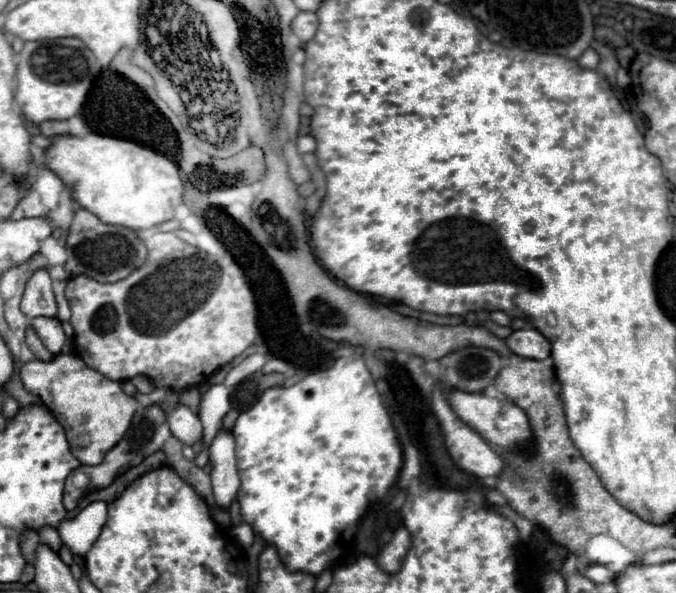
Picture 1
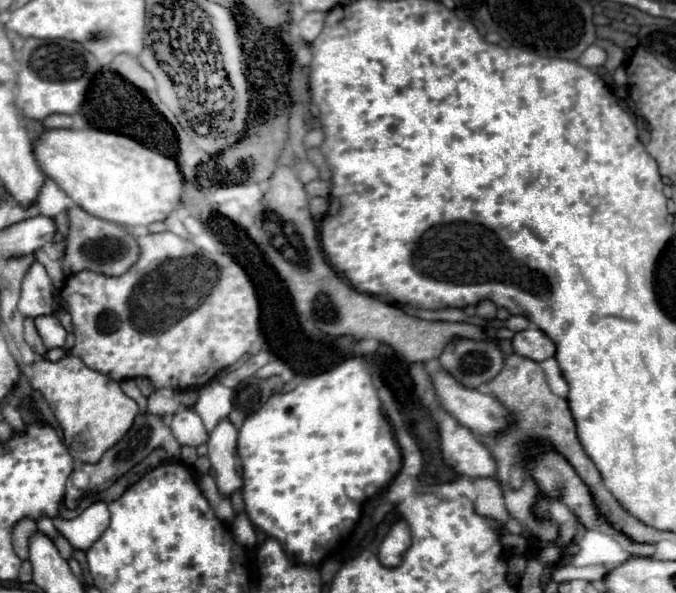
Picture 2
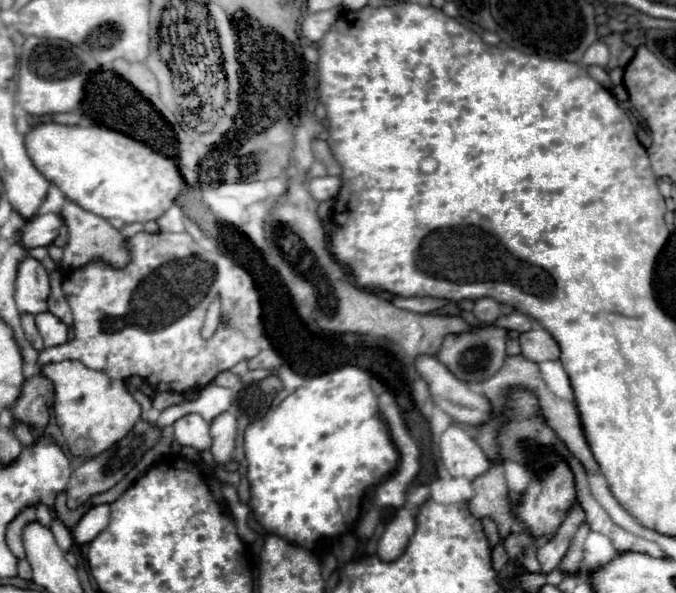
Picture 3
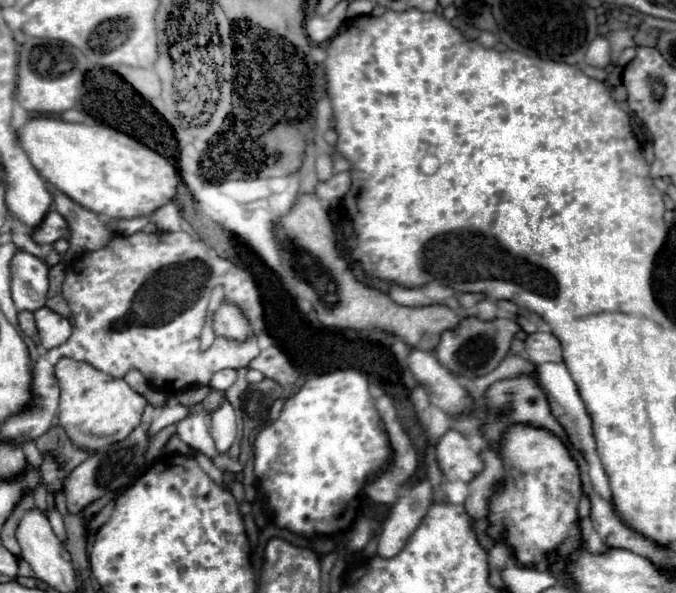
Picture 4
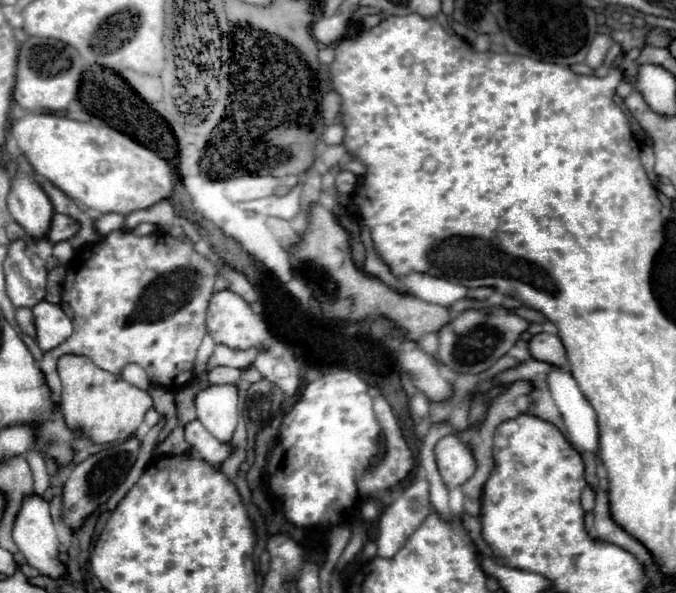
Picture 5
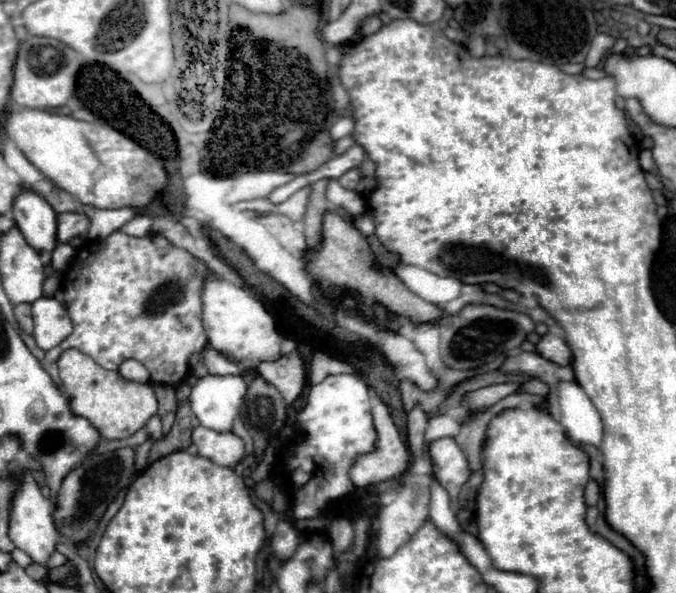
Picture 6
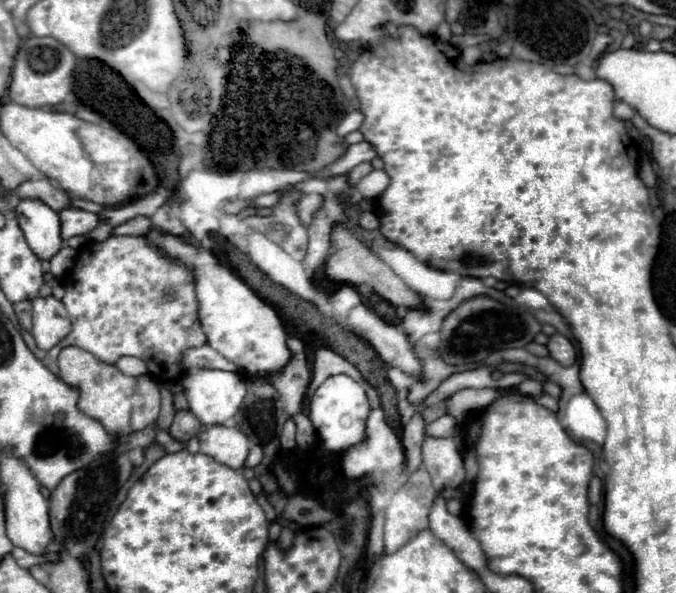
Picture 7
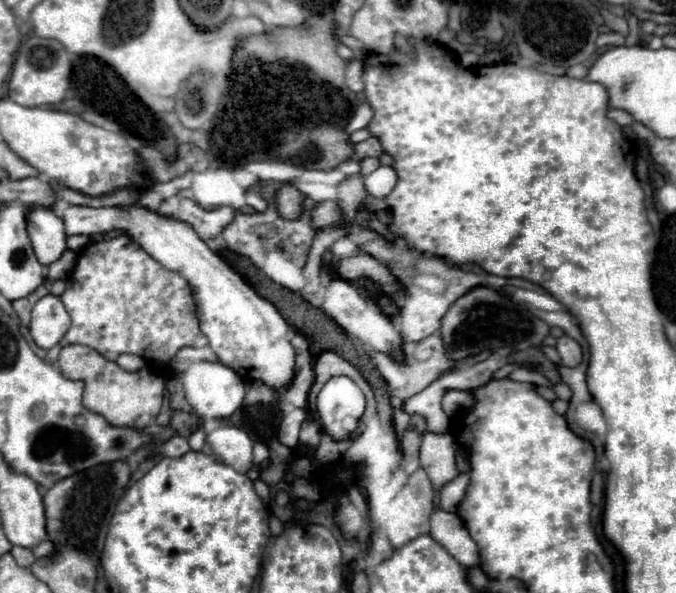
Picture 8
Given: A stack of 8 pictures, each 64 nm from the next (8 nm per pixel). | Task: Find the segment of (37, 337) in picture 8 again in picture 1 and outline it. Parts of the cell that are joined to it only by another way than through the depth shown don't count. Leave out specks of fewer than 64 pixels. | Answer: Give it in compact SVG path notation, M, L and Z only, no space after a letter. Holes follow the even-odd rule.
M34 318L32 320L32 328L36 330L36 334L40 336L40 340L44 342L44 346L52 352L52 354L60 354L62 346L64 346L64 330L58 318Z

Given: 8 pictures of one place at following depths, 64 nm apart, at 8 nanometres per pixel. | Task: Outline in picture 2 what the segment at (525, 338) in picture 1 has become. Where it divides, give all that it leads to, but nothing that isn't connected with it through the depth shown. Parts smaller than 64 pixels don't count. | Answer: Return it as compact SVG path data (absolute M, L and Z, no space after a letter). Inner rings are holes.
M528 328L528 330L518 332L512 338L512 346L514 346L516 354L530 358L530 360L536 360L536 362L542 362L542 360L556 356L554 342L540 328Z

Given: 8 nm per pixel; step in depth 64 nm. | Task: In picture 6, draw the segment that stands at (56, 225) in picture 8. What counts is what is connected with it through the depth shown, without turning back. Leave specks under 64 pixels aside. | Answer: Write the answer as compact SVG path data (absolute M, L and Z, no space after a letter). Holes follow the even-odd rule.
M24 188L14 200L12 214L26 242L36 252L52 252L58 246L56 212L42 196L36 196L36 192L28 192Z

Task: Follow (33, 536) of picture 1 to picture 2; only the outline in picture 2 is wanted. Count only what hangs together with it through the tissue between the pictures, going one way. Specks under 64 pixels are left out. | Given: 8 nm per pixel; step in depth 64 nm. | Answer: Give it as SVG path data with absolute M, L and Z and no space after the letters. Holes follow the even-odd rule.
M24 518L12 528L14 552L22 560L28 558L28 538L32 536L32 532L36 532L36 520L34 518Z

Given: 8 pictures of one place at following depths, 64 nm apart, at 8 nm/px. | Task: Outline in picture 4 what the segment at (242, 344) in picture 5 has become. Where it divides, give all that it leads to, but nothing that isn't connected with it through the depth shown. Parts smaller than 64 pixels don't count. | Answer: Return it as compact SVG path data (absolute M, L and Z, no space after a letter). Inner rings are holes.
M222 300L220 308L214 312L212 328L216 336L224 336L236 342L244 342L256 336L256 330L252 322L246 318L244 310L236 302L228 302L228 300Z

